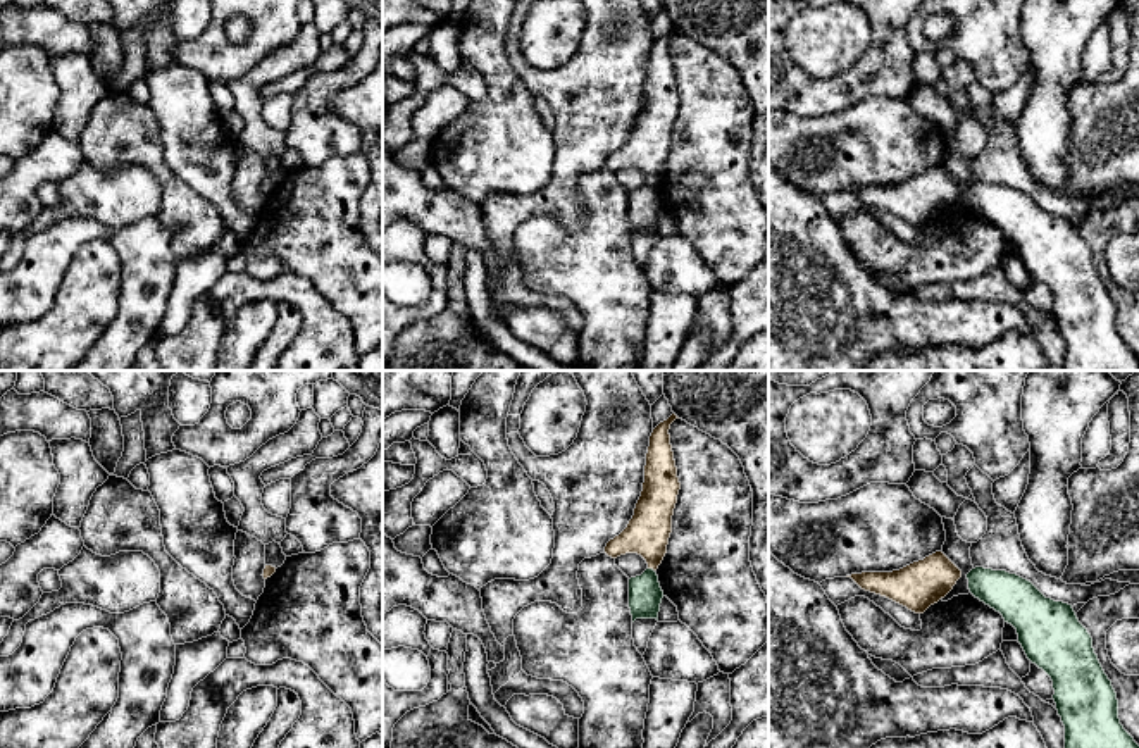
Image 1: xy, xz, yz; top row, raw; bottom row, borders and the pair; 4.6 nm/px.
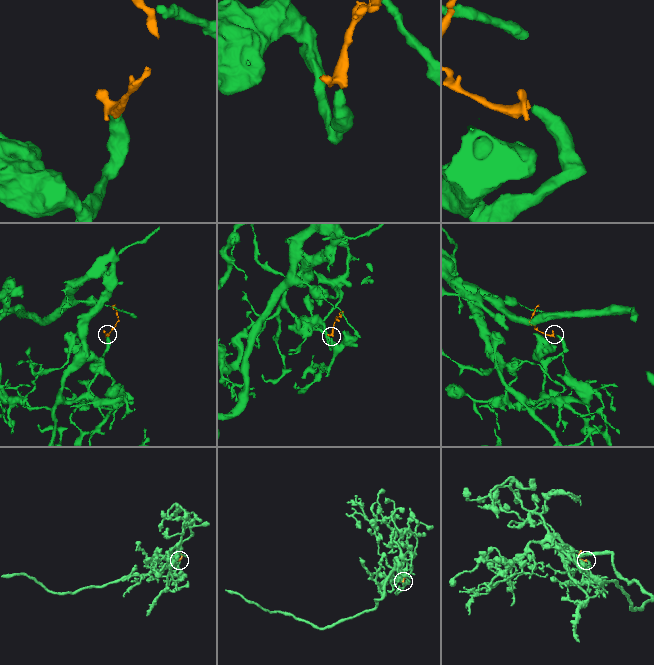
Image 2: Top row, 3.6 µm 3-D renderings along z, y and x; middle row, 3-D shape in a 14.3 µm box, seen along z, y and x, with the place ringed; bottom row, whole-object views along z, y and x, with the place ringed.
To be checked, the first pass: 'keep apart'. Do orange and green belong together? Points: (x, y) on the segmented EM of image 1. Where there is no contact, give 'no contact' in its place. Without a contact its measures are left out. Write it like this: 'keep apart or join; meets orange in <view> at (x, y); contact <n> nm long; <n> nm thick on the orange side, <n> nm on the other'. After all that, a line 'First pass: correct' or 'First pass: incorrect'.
keep apart; meets orange in xz at (652, 567); contact 40 nm long; 200 nm thick on the orange side, 160 nm on the other
First pass: correct

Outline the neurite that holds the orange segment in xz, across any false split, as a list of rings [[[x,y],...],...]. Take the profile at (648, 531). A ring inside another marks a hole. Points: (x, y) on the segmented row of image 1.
[[[672,414],[650,436],[644,483],[634,515],[627,527],[605,546],[605,553],[612,558],[638,553],[646,560],[648,569],[657,570],[667,553],[681,489],[669,434],[675,419],[679,417]]]

